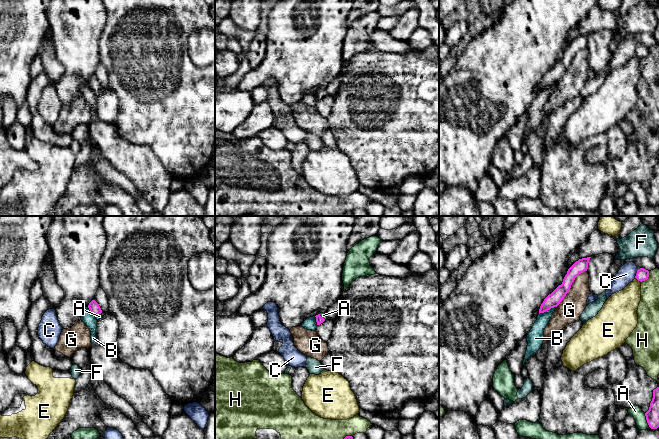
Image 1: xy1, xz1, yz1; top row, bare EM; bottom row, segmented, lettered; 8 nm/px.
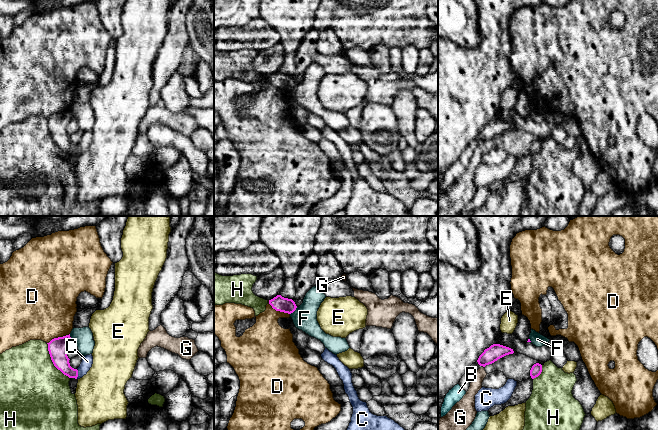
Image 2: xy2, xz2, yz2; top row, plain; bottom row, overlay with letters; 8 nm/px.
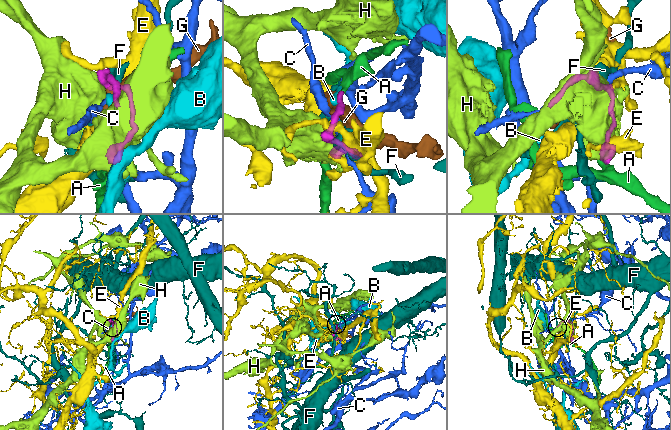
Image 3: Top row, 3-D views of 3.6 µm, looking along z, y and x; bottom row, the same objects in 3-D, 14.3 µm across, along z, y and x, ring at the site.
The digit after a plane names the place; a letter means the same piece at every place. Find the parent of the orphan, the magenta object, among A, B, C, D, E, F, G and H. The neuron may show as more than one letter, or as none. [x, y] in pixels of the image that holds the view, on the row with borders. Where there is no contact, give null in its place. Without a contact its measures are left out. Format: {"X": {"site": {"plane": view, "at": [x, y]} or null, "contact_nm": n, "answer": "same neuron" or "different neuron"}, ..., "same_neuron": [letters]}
{"A": {"site": {"plane": "yz1", "at": [646, 419]}, "contact_nm": 130, "answer": "same neuron"}, "B": {"site": {"plane": "yz1", "at": [547, 310]}, "contact_nm": 150, "answer": "different neuron"}, "C": {"site": {"plane": "xy2", "at": [77, 374]}, "contact_nm": 80, "answer": "different neuron"}, "D": {"site": {"plane": "xz2", "at": [277, 310]}, "contact_nm": 200, "answer": "different neuron"}, "E": {"site": {"plane": "yz1", "at": [638, 280]}, "contact_nm": 60, "answer": "different neuron"}, "F": {"site": {"plane": "xy2", "at": [70, 338]}, "contact_nm": 80, "answer": "different neuron"}, "G": {"site": {"plane": "yz1", "at": [570, 287]}, "contact_nm": 380, "answer": "different neuron"}, "H": {"site": {"plane": "xy2", "at": [52, 361]}, "contact_nm": 340, "answer": "different neuron"}, "same_neuron": ["A"]}

